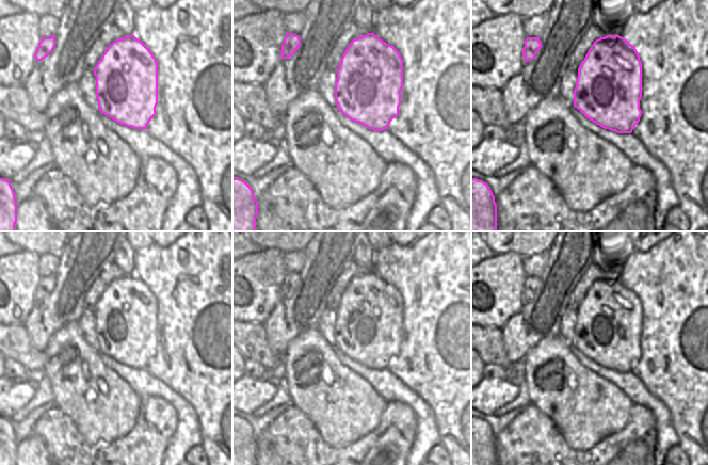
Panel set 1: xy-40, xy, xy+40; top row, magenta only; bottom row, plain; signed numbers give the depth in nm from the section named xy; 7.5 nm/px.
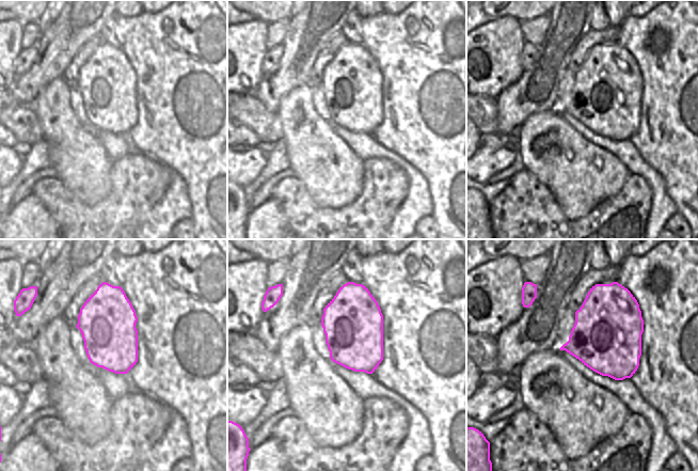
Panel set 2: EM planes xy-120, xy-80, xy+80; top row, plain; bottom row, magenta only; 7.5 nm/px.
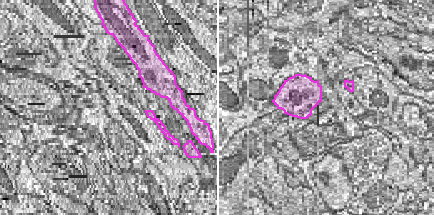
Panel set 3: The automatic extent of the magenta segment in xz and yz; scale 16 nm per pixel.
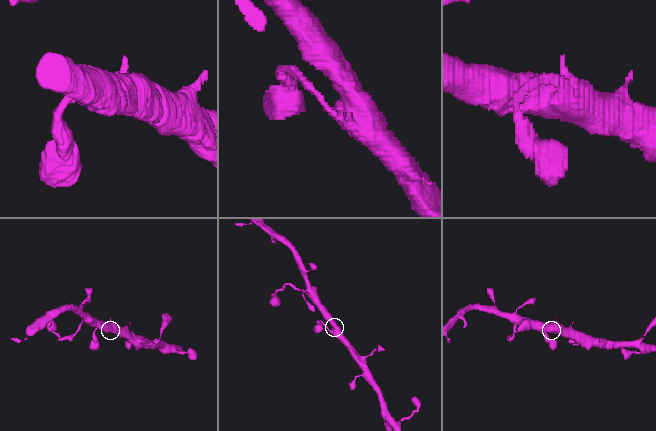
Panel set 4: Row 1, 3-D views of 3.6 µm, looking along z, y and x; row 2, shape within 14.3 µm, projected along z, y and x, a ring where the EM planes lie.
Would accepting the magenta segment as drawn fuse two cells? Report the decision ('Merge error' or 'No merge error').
No merge error.

